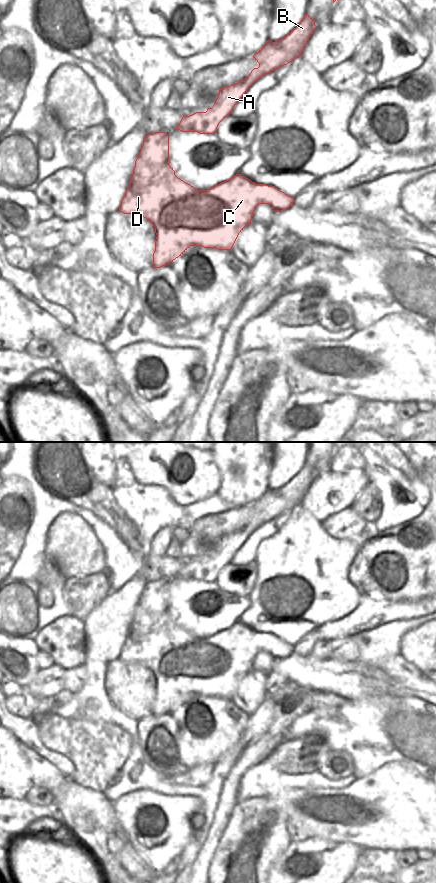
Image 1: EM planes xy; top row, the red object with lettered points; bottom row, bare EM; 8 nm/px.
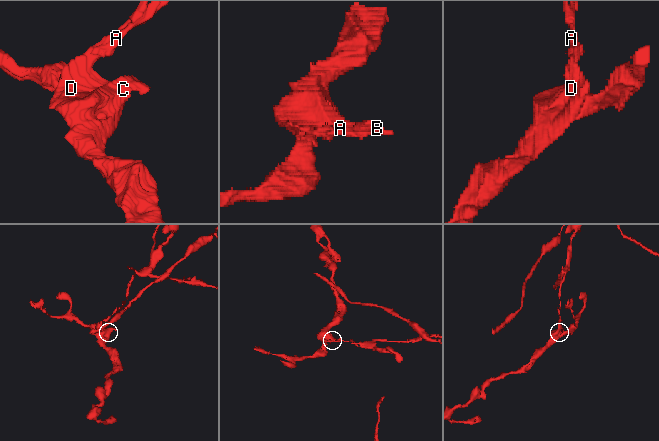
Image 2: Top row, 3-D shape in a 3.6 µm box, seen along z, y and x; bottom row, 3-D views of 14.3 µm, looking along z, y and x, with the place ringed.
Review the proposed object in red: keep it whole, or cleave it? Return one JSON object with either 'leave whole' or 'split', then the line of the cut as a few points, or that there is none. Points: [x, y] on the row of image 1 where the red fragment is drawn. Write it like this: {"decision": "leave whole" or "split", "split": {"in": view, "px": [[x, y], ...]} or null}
{"decision": "split", "split": {"in": "xy", "px": [[138, 157], [148, 165], [168, 164]]}}

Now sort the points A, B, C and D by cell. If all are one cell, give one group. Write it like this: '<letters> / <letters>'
A B / C D

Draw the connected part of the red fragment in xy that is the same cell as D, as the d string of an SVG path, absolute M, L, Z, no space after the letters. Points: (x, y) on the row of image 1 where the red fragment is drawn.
M137 158L119 211L142 216L155 227L153 267L160 268L173 262L190 246L231 250L239 233L251 224L258 204L271 204L275 212L280 212L293 203L292 196L274 186L256 184L240 174L208 190L198 190L178 178L169 164L148 166Z

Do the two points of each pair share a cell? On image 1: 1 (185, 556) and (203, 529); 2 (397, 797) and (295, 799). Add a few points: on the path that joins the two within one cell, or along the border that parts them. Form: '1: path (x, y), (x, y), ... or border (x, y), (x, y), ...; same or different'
1: border (218, 537), (190, 534), (180, 543); different
2: path (372, 800), (320, 800); same

